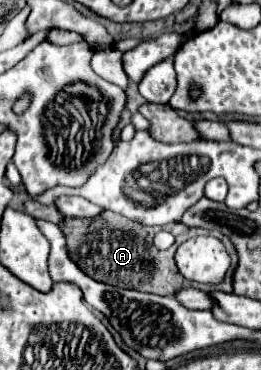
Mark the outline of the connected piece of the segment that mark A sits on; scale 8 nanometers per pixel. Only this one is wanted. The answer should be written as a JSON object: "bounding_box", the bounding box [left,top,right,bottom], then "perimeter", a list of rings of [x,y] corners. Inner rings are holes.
{"bounding_box":[59,212,235,296],"perimeter":[[[103,212],[103,216],[97,218],[65,218],[59,228],[65,232],[67,236],[67,246],[69,246],[69,256],[71,260],[91,278],[111,284],[111,286],[119,286],[119,288],[133,288],[139,292],[151,292],[151,294],[159,294],[159,296],[173,296],[177,290],[195,286],[201,288],[205,292],[215,292],[215,290],[223,290],[223,292],[233,292],[233,284],[231,284],[231,272],[227,274],[225,282],[221,284],[193,284],[191,280],[183,278],[181,272],[175,268],[175,250],[179,248],[179,244],[183,240],[189,240],[193,236],[199,234],[209,234],[215,236],[219,240],[225,242],[225,246],[229,248],[231,256],[235,258],[235,250],[231,240],[215,230],[199,230],[199,228],[189,228],[185,224],[169,224],[165,226],[165,230],[169,230],[171,234],[175,234],[175,244],[161,252],[153,246],[153,236],[163,230],[159,226],[143,226],[137,224],[133,220],[123,218],[121,214],[115,212]]]}

